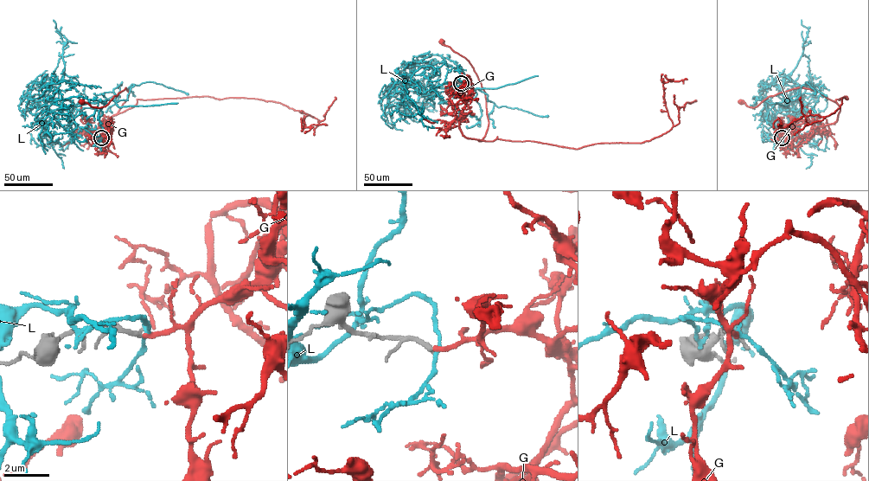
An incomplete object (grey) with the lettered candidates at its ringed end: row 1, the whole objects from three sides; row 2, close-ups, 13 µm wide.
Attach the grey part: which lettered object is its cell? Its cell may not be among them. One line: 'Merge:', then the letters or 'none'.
Merge: G

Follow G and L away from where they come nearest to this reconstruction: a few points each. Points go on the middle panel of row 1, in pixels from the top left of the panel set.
G: (461, 83), (468, 86), (459, 129), (482, 141), (488, 125), (485, 92), (469, 61), (442, 41)
L: (461, 83), (444, 81), (426, 95), (413, 86), (477, 87), (498, 107), (548, 115)

